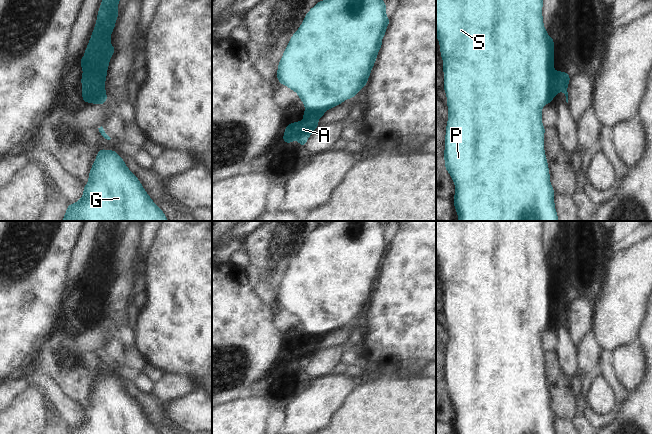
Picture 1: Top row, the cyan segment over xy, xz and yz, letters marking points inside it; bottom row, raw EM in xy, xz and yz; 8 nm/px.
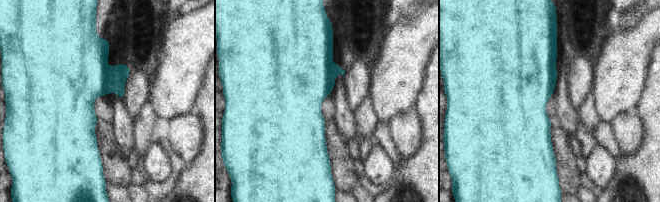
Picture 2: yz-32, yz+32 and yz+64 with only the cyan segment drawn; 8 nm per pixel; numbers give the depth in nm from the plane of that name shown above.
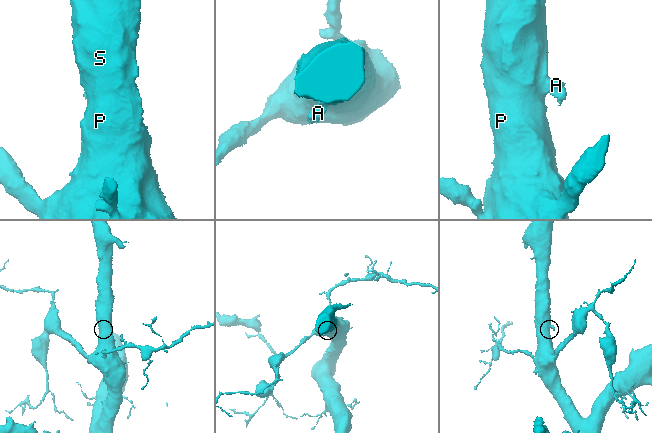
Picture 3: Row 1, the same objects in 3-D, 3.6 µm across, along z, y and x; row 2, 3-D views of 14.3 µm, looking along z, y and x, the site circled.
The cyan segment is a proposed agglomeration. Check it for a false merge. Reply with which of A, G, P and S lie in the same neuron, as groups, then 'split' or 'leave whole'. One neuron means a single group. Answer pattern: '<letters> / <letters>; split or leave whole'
A / G P S; split

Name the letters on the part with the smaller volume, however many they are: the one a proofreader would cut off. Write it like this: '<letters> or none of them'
A

